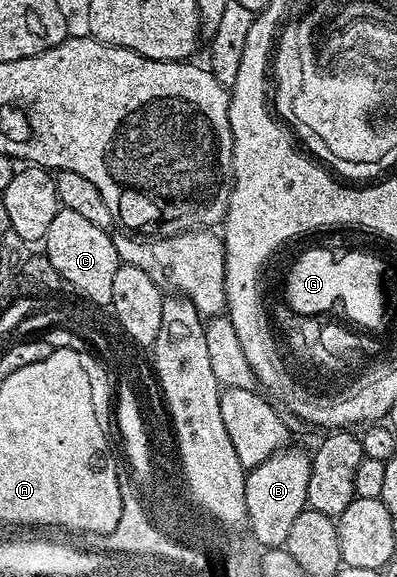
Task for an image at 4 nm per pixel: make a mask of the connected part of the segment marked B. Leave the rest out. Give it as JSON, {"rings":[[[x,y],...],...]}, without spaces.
{"rings":[[[295,445],[278,451],[268,461],[249,468],[246,476],[246,518],[254,533],[253,542],[263,548],[281,547],[286,542],[292,521],[307,510],[306,494],[310,476],[311,452],[301,451]]]}

